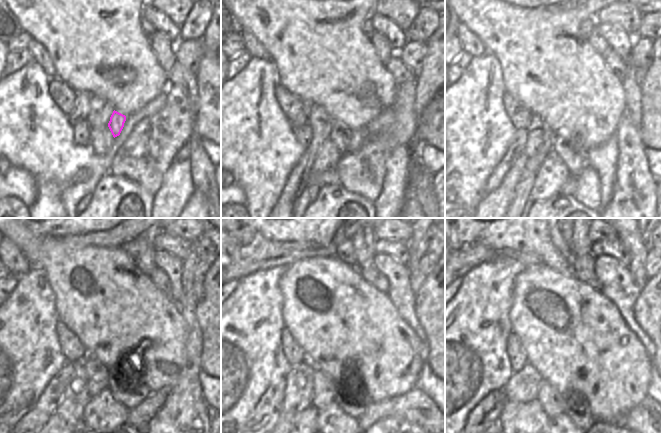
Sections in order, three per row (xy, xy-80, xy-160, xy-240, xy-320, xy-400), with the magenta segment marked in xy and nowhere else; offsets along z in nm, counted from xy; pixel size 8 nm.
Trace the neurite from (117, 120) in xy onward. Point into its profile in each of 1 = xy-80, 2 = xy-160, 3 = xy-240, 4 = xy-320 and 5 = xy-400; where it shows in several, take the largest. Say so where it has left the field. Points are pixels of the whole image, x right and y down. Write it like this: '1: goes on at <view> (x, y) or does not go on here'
1: goes on at xy-80 (340, 135)
2: goes on at xy-160 (575, 160)
3: goes on at xy-240 (127, 389)
4: goes on at xy-320 (353, 398)
5: goes on at xy-400 (577, 408)

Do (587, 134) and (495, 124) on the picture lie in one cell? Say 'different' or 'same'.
different

